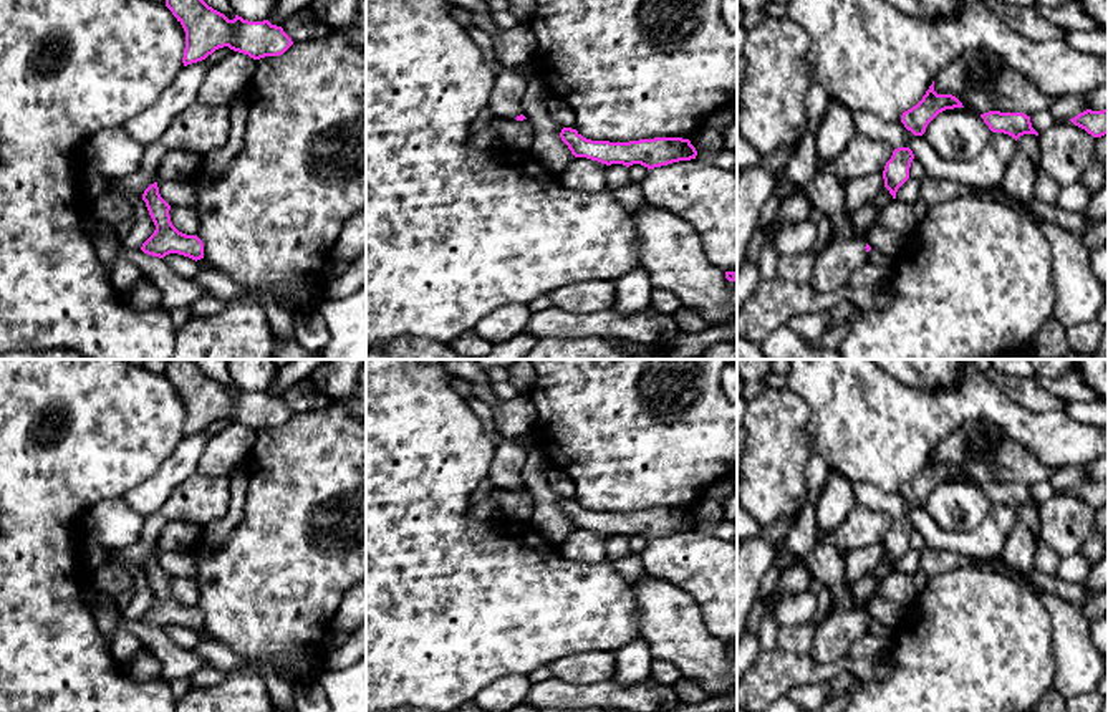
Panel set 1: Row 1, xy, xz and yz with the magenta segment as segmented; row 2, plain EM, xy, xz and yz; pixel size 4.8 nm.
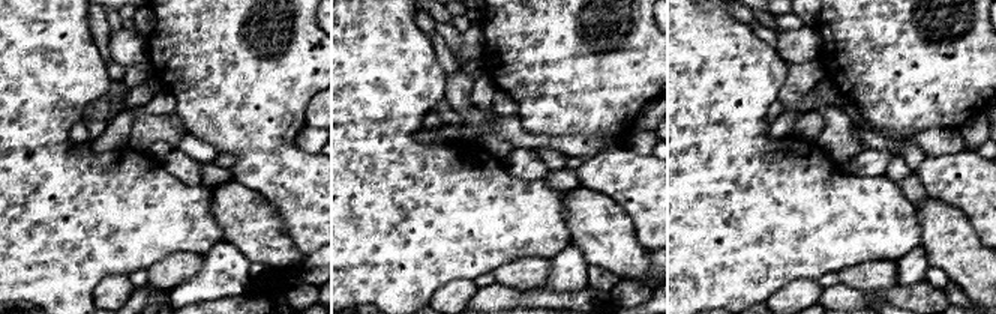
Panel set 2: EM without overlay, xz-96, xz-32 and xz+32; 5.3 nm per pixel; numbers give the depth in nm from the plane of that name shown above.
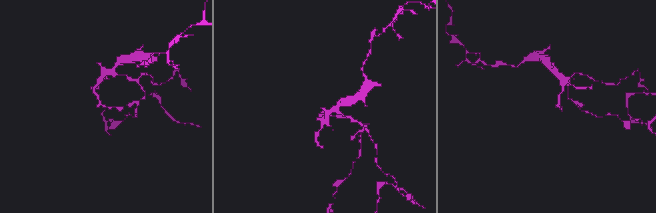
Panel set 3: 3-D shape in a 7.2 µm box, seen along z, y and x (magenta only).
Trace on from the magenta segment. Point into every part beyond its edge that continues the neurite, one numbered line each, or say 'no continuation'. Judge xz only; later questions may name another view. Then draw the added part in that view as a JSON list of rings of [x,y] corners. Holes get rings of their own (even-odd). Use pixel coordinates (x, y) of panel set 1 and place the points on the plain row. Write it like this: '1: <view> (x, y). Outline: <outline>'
1: xz (510, 454). Outline: [[[503,437],[497,444],[495,455],[489,469],[489,479],[494,487],[500,490],[515,490],[520,487],[520,470],[533,449],[538,449],[535,439],[522,442],[518,439]]]

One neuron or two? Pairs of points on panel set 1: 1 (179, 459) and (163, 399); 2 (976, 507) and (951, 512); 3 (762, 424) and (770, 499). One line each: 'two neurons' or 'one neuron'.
1: two neurons
2: one neuron
3: one neuron

